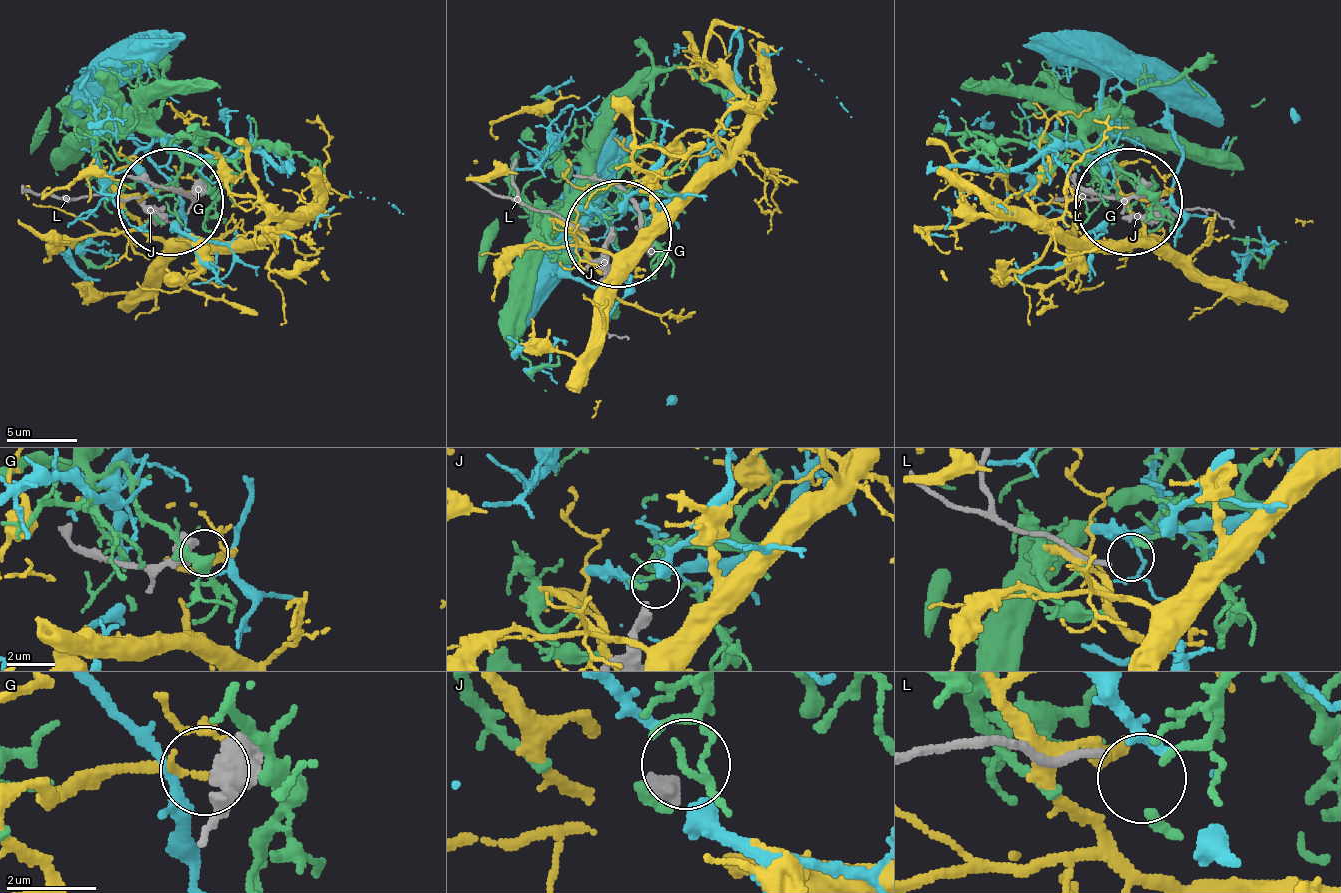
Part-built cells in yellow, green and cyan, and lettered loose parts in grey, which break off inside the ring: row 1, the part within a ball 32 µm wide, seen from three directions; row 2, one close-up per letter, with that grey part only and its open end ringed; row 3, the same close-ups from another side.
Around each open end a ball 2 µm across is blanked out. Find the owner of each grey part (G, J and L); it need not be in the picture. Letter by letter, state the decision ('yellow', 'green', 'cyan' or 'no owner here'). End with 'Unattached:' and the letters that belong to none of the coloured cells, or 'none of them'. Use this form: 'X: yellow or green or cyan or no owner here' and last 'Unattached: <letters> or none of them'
G: no owner here
J: no owner here
L: no owner here
Unattached: G, J, L

